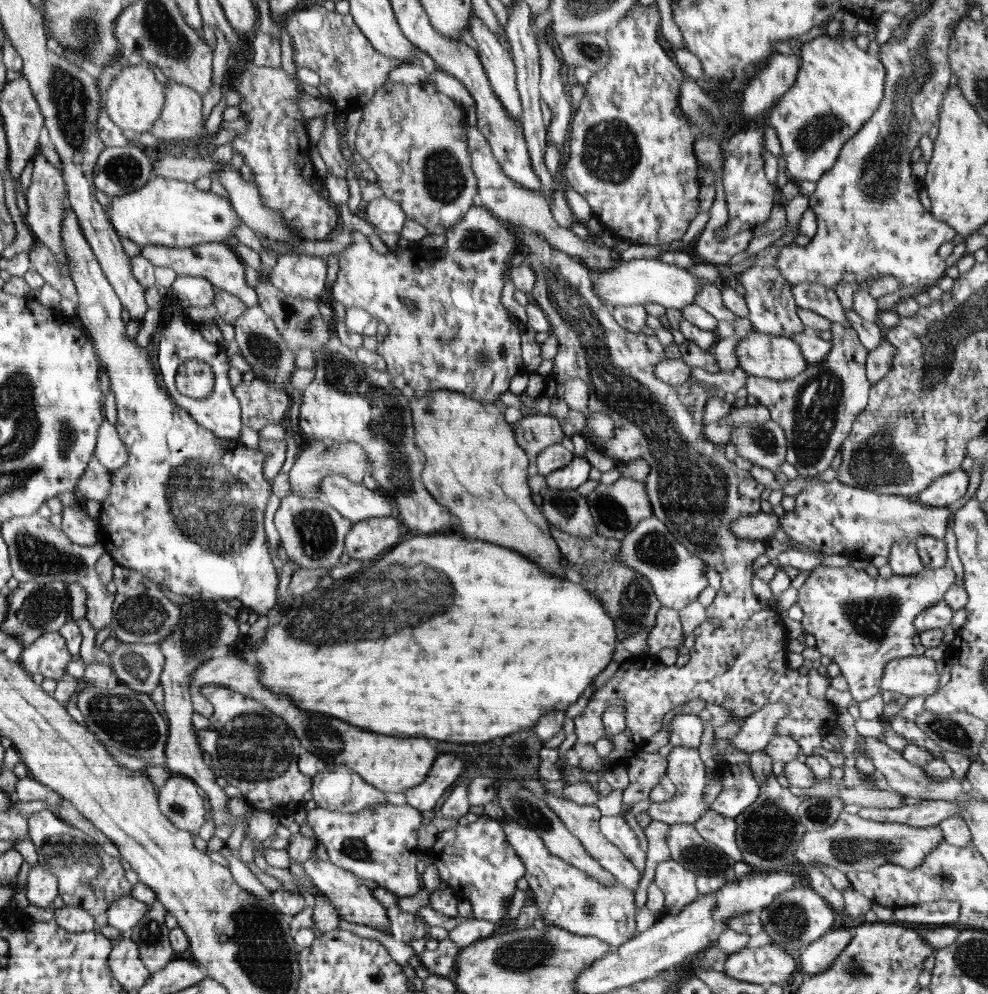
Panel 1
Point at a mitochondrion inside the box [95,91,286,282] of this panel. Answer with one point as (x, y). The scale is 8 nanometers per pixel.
(124, 170)

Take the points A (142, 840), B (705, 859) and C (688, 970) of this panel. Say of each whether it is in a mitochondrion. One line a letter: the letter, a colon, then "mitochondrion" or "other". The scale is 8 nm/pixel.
A: other
B: mitochondrion
C: other

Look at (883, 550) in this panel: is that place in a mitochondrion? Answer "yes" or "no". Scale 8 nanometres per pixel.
no

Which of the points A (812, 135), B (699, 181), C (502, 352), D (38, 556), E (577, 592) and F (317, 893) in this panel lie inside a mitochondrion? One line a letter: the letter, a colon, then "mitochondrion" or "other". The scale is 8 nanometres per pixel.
A: mitochondrion
B: other
C: other
D: mitochondrion
E: other
F: other

